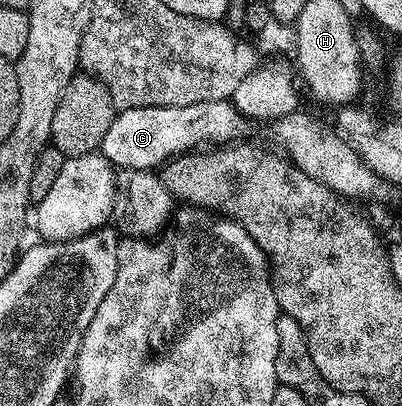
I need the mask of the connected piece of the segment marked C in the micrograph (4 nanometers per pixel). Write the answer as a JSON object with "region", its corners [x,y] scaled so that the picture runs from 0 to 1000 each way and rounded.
{"region":[[[572,246],[313,268],[296,273],[276,300],[246,377],[261,379],[269,399],[296,416],[383,419],[483,367],[595,347],[617,308],[619,293]]]}

